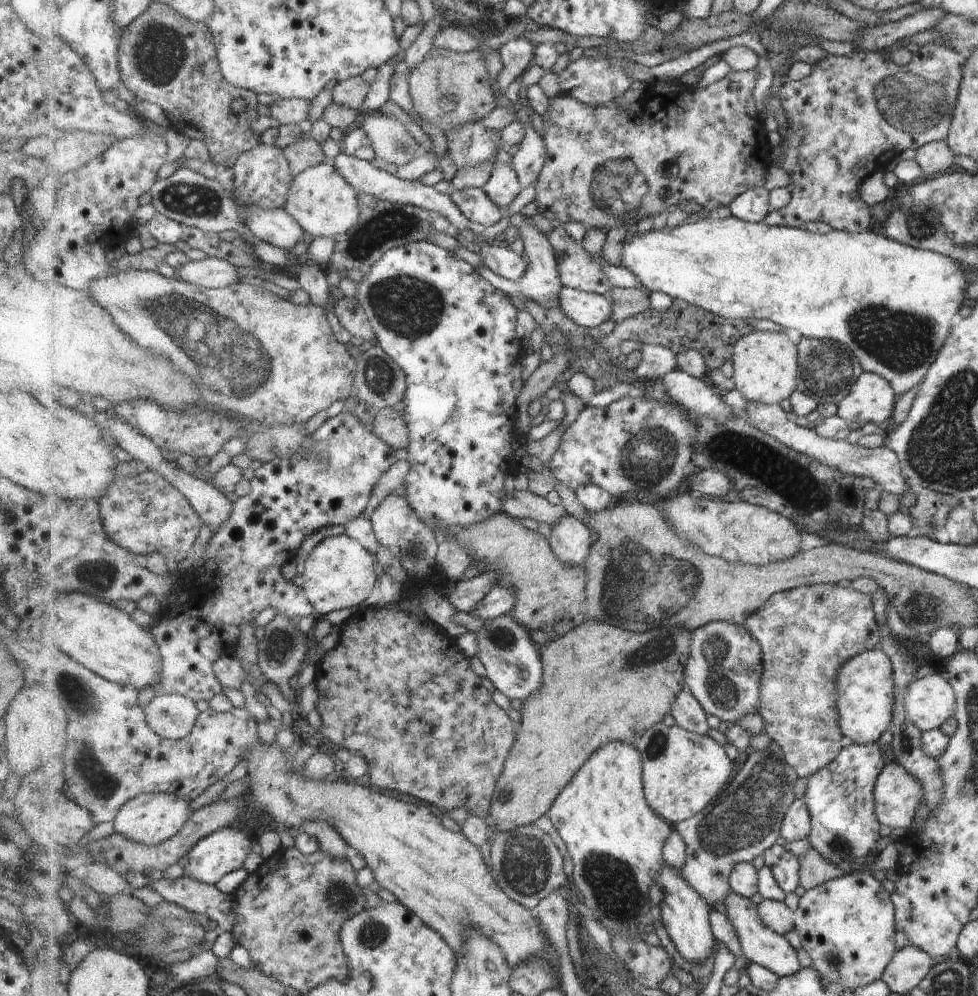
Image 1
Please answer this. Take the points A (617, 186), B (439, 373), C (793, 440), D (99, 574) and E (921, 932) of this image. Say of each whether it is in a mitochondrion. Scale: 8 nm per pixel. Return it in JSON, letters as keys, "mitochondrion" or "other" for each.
{"A":"mitochondrion","B":"other","C":"other","D":"mitochondrion","E":"other"}

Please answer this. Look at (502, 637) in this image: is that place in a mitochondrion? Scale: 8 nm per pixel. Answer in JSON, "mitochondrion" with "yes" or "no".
{"mitochondrion":"yes"}

